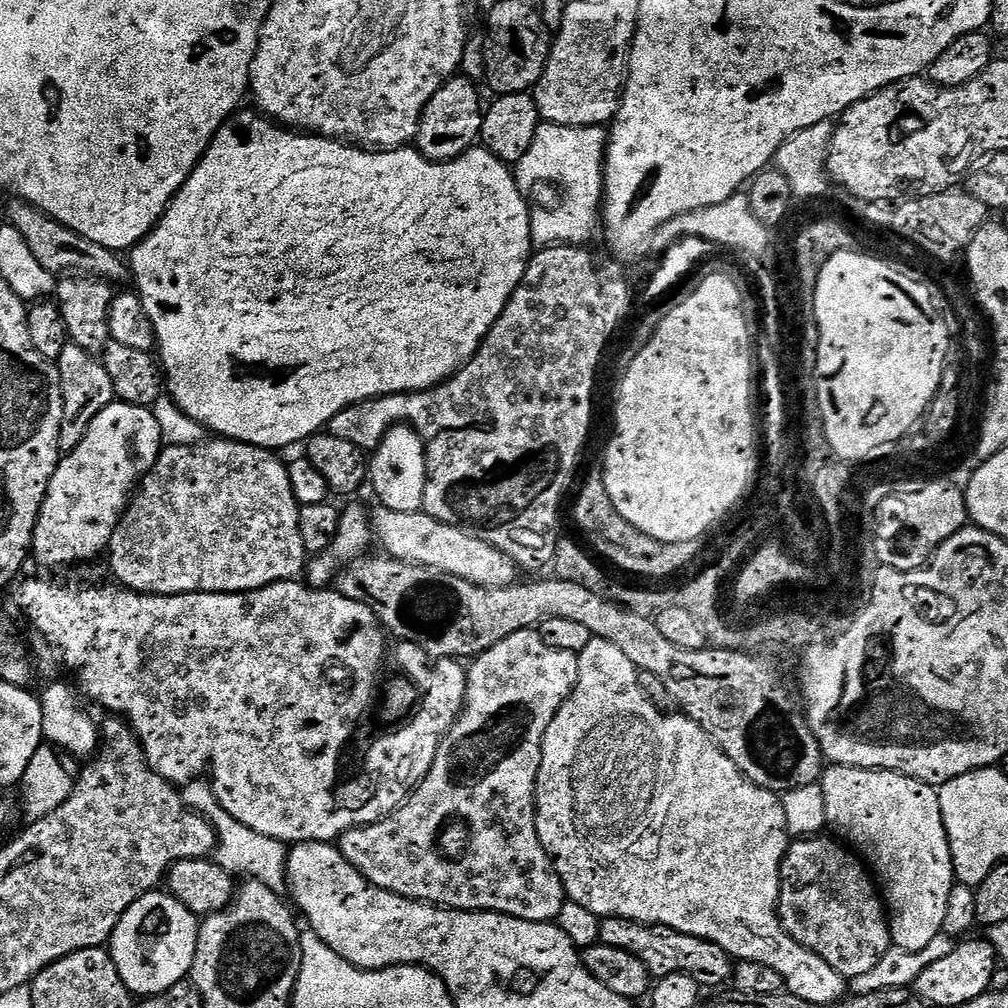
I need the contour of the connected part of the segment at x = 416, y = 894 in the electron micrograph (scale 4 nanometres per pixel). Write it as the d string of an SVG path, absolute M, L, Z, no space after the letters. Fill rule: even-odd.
M525 630L510 634L510 638L502 638L490 650L486 650L481 656L475 657L467 669L468 685L466 686L466 698L464 708L456 719L456 724L450 726L448 733L440 739L438 754L434 758L434 766L430 766L430 774L426 774L424 781L415 788L411 796L404 801L404 805L392 812L384 820L375 820L364 828L356 827L350 830L338 841L340 853L350 862L350 866L357 868L368 883L378 886L387 892L398 894L407 900L423 900L426 904L435 904L437 908L454 908L458 912L501 912L503 916L513 916L519 920L529 920L546 924L557 919L560 915L566 897L564 884L560 881L560 875L556 873L552 863L552 857L542 846L538 836L536 825L536 779L542 762L542 738L554 722L554 714L568 700L568 696L574 690L578 682L578 670L580 658L577 653L570 650L554 650L542 642L539 631ZM460 828L468 835L468 844L460 844Z

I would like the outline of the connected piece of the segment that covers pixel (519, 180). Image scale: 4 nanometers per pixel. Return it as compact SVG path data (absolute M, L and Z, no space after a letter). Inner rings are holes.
M541 122L530 150L514 165L516 184L530 205L532 243L584 246L602 224L604 157L609 133L603 127L575 128Z

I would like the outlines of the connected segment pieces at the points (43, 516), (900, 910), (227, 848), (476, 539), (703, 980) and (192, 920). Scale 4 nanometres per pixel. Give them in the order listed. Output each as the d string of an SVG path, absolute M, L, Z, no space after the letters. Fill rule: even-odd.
M113 402L90 422L86 438L74 446L72 452L61 459L54 470L54 478L48 487L48 494L42 504L40 517L34 528L31 555L44 568L68 568L71 564L80 564L83 560L103 557L112 535L124 511L128 509L130 497L139 483L160 457L166 441L158 424L158 418L152 408L143 408L133 404Z
M841 764L825 767L824 775L818 783L826 802L827 827L833 828L837 832L833 833L845 845L859 853L871 875L878 881L878 888L890 917L893 945L907 952L926 950L926 946L930 946L930 942L934 942L934 938L943 933L950 890L957 883L950 842L940 809L939 791L933 785L897 772L851 768Z
M201 778L192 781L191 784L183 785L182 795L185 804L192 811L207 816L211 820L212 827L215 828L218 837L214 853L214 859L218 866L222 866L236 878L257 880L277 890L285 887L289 854L285 841L258 834L254 830L250 830L242 822L235 820L225 810L223 803L217 798L211 783L207 779Z
M377 507L377 512L371 513L372 530L378 544L385 548L387 555L393 560L400 560L403 564L417 564L423 568L432 568L435 572L445 572L451 576L462 578L466 582L474 582L483 588L509 588L517 583L518 565L512 557L507 556L502 550L490 546L479 536L459 524L447 524L434 519L429 512L395 512L389 508Z
M610 916L600 921L599 943L617 947L636 955L649 968L653 977L685 972L701 984L728 984L734 971L734 957L722 946L709 940L694 938L690 934L682 934L678 930L664 928L660 924L640 924L637 920L627 920Z
M153 890L138 898L122 914L110 941L114 966L118 966L118 974L133 997L157 996L181 983L192 971L199 933L196 913L171 892Z

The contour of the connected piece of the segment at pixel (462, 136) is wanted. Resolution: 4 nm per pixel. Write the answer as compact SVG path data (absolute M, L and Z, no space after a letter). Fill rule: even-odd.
M457 74L440 87L438 94L430 98L420 119L420 129L414 141L415 147L428 160L456 160L480 140L480 131L486 111L480 105L480 92L475 83L463 74Z

